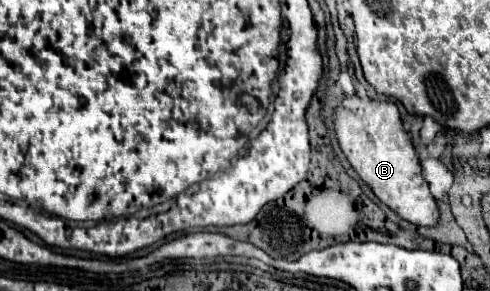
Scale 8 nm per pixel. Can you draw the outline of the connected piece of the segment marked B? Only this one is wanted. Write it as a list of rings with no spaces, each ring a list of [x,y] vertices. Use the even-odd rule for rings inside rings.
[[[346,96],[336,110],[336,134],[342,152],[350,160],[358,176],[372,188],[376,198],[394,210],[402,220],[416,226],[436,226],[440,212],[428,182],[422,176],[420,158],[408,132],[402,126],[398,108],[394,102],[360,100],[358,96]]]

